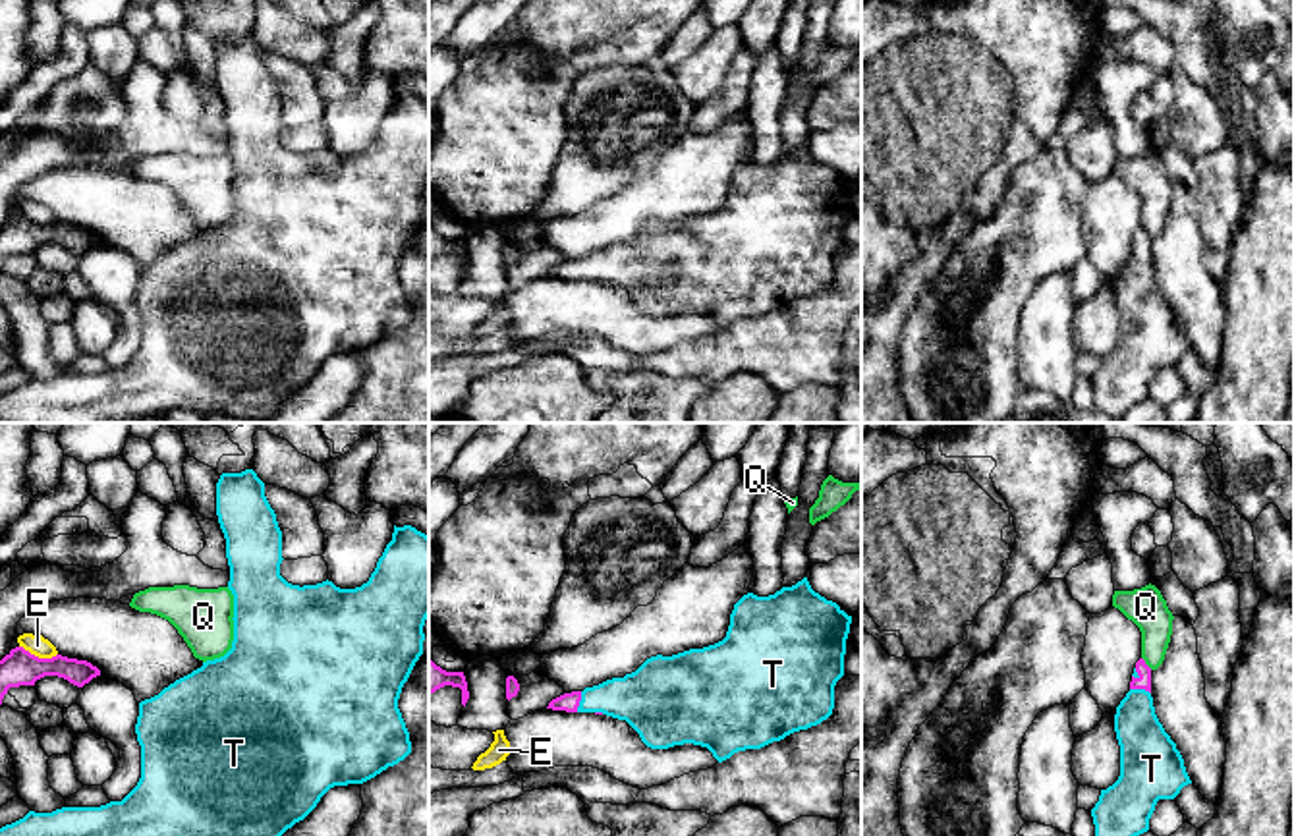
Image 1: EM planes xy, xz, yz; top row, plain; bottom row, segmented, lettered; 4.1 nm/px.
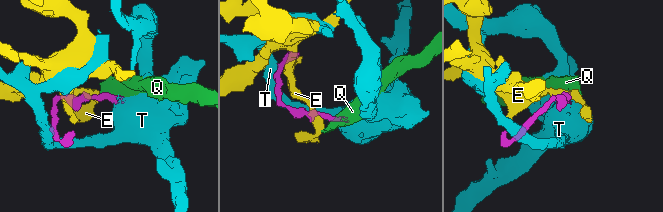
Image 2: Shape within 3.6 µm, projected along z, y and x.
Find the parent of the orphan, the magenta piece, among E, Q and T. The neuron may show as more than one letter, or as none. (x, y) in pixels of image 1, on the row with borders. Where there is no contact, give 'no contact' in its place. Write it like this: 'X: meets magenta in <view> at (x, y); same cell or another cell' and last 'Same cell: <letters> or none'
E: meets magenta in xy at (37, 657); another cell
Q: meets magenta in yz at (1144, 663); another cell
T: meets magenta in xz at (580, 699); same cell
Same cell: T

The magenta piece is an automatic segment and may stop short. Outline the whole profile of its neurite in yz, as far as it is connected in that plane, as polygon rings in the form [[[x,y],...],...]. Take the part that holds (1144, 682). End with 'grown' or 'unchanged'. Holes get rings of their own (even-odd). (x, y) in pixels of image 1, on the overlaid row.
[[[1136,662],[1130,691],[1116,707],[1120,776],[1101,790],[1091,809],[1095,836],[1139,836],[1159,799],[1174,799],[1192,784],[1176,743],[1159,722],[1151,697],[1151,668]]]; grown

